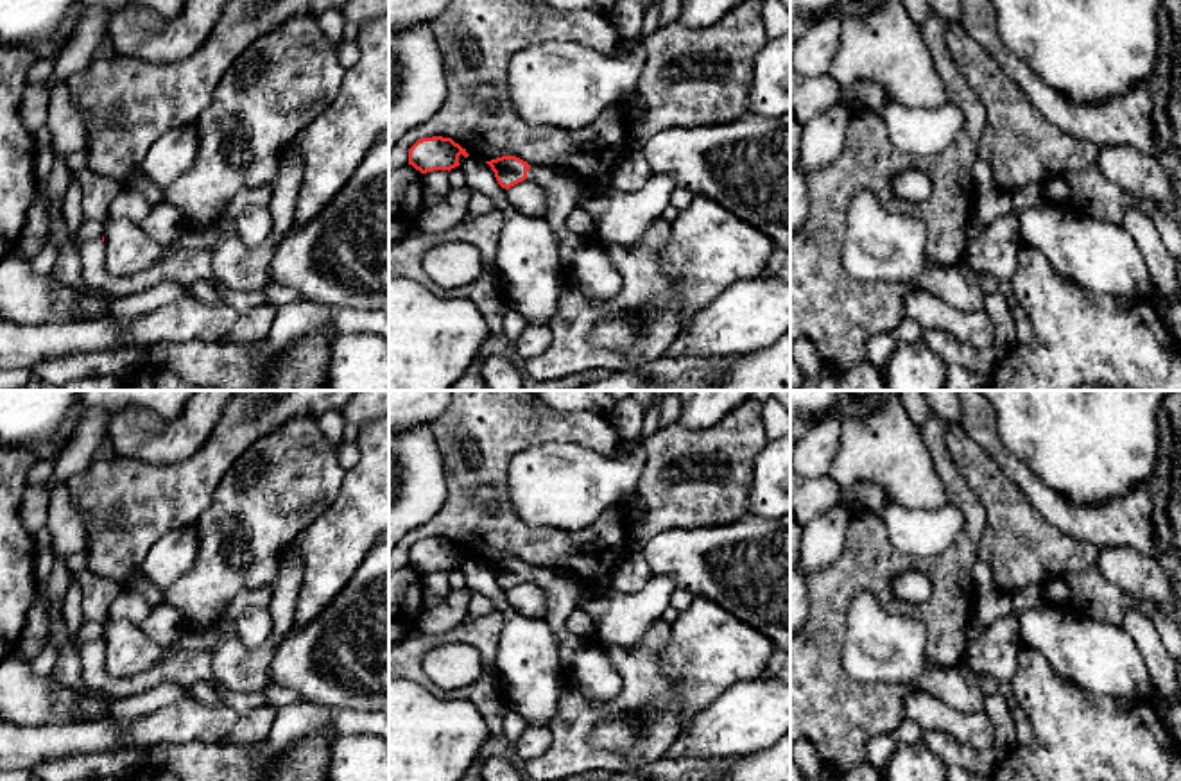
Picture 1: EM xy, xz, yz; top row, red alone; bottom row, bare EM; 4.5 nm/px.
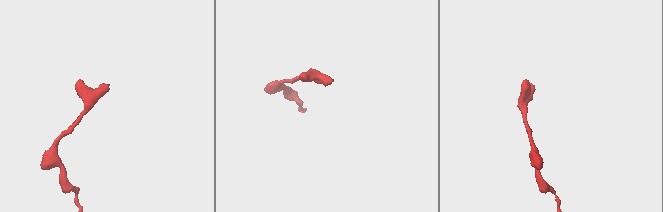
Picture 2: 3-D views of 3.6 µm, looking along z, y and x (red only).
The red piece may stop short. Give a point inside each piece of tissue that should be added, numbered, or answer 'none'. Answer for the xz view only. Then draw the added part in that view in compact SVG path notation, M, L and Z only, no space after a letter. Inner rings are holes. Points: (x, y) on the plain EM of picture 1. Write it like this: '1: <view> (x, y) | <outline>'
1: xz (585, 665) | M530 568L527 580L545 591L548 622L559 645L565 681L593 702L608 702L622 690L622 679L593 638L577 638L566 631L568 616L577 609L584 582L565 568Z

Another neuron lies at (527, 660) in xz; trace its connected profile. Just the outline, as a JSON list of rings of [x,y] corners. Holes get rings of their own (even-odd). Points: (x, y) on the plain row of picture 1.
[[[473,557],[461,564],[466,588],[495,602],[505,616],[498,638],[496,674],[507,704],[525,720],[527,727],[548,729],[557,713],[557,699],[565,684],[559,645],[545,618],[522,616],[511,609],[491,568]]]

